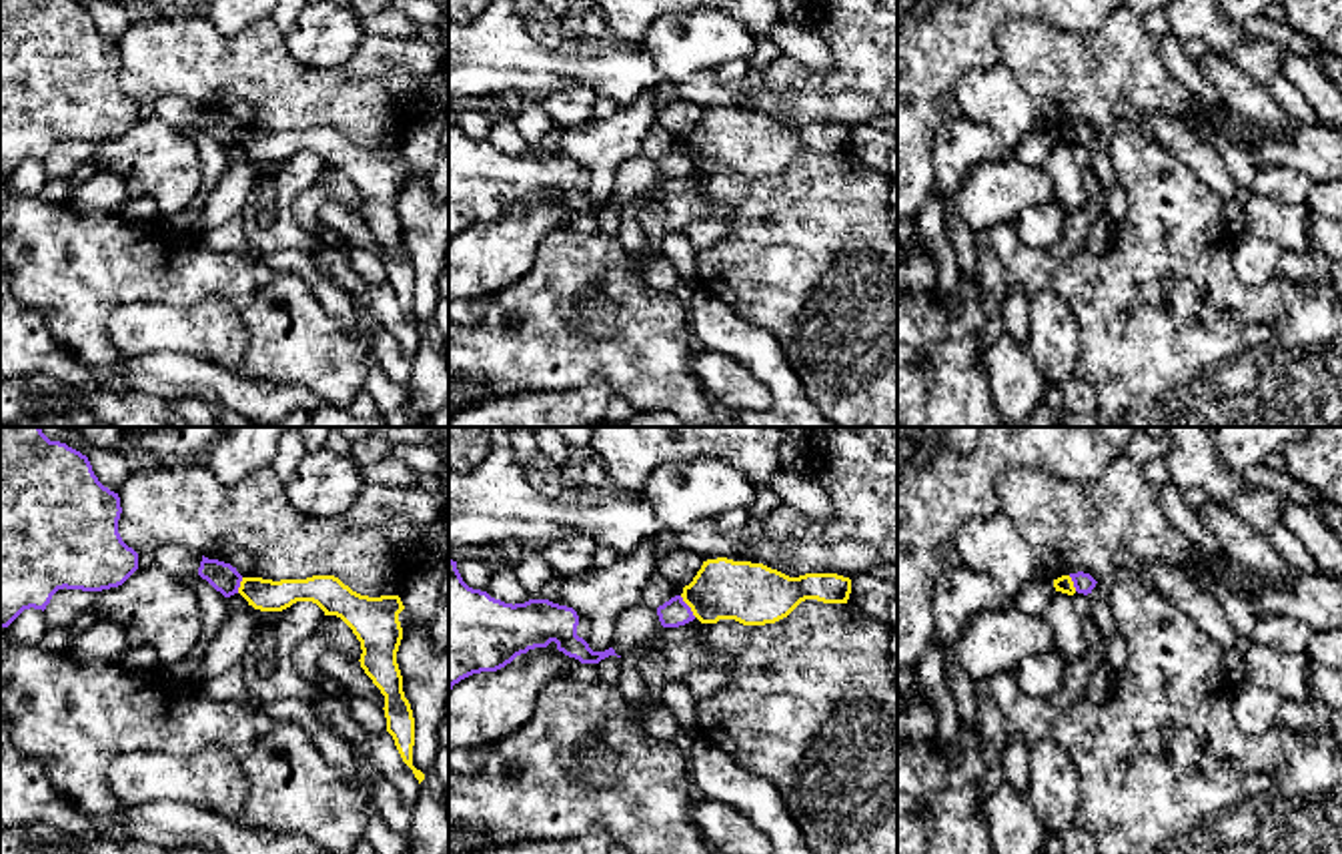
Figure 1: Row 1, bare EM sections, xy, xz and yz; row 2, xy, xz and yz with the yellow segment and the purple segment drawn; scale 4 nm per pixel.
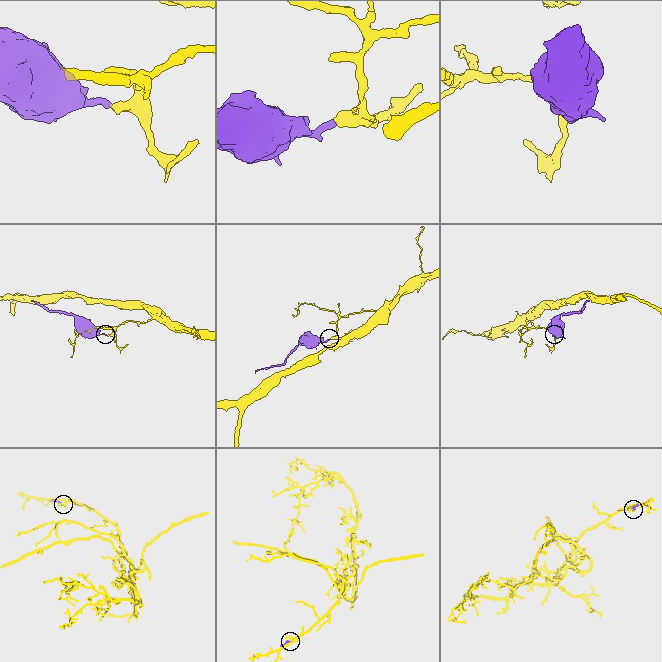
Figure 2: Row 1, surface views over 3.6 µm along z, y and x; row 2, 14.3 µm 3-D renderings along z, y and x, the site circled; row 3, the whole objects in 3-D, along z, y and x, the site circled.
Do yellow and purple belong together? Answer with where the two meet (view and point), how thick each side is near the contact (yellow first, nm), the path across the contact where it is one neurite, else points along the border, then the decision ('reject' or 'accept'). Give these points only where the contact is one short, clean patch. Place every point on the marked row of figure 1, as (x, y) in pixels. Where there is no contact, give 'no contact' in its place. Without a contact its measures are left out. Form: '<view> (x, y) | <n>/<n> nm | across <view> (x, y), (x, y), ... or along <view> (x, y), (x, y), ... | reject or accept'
xz (688, 604) | 240/110 nm | along xz (680, 596), (696, 616) | reject

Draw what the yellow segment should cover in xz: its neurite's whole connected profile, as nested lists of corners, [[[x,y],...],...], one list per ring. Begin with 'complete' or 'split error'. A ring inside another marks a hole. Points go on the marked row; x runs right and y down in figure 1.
complete | [[[727,557],[707,559],[689,585],[683,587],[683,601],[701,623],[735,619],[743,625],[765,625],[787,617],[801,601],[847,603],[851,579],[837,573],[805,573],[789,577],[763,563],[733,561]]]

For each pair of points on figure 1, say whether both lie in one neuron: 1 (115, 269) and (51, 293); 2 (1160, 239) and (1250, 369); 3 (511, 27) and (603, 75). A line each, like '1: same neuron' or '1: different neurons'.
1: same neuron
2: same neuron
3: same neuron

